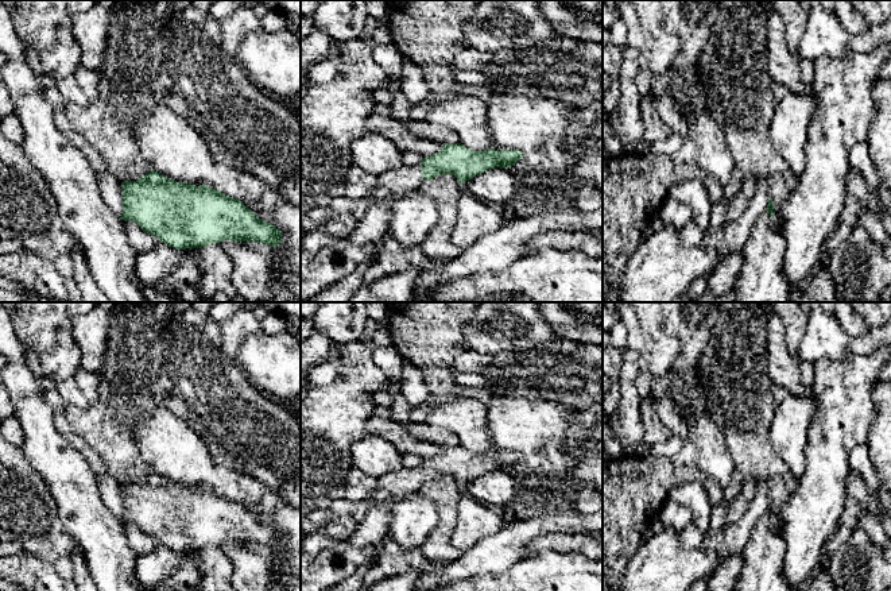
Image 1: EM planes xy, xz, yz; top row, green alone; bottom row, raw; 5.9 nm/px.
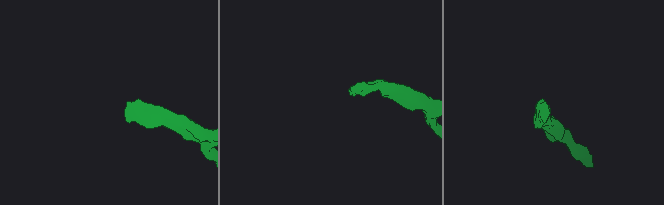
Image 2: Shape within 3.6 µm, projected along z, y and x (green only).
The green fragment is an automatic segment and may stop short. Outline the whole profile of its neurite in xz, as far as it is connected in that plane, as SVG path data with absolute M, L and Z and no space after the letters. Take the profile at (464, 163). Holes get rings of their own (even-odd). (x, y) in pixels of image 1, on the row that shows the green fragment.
M461 143L443 144L437 154L425 157L417 167L402 166L379 174L375 189L361 200L337 197L329 205L310 208L301 213L301 227L310 232L338 215L350 215L359 220L375 202L387 197L394 200L406 197L411 190L418 189L423 181L433 179L439 174L453 174L464 185L487 170L495 167L507 170L522 157L523 152L518 150L473 151Z

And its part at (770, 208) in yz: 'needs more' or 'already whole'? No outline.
needs more

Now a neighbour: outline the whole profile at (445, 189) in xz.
M439 174L423 181L418 189L435 201L439 212L437 224L421 244L423 254L430 259L441 259L446 263L464 252L464 248L456 246L450 239L464 185L453 174Z

